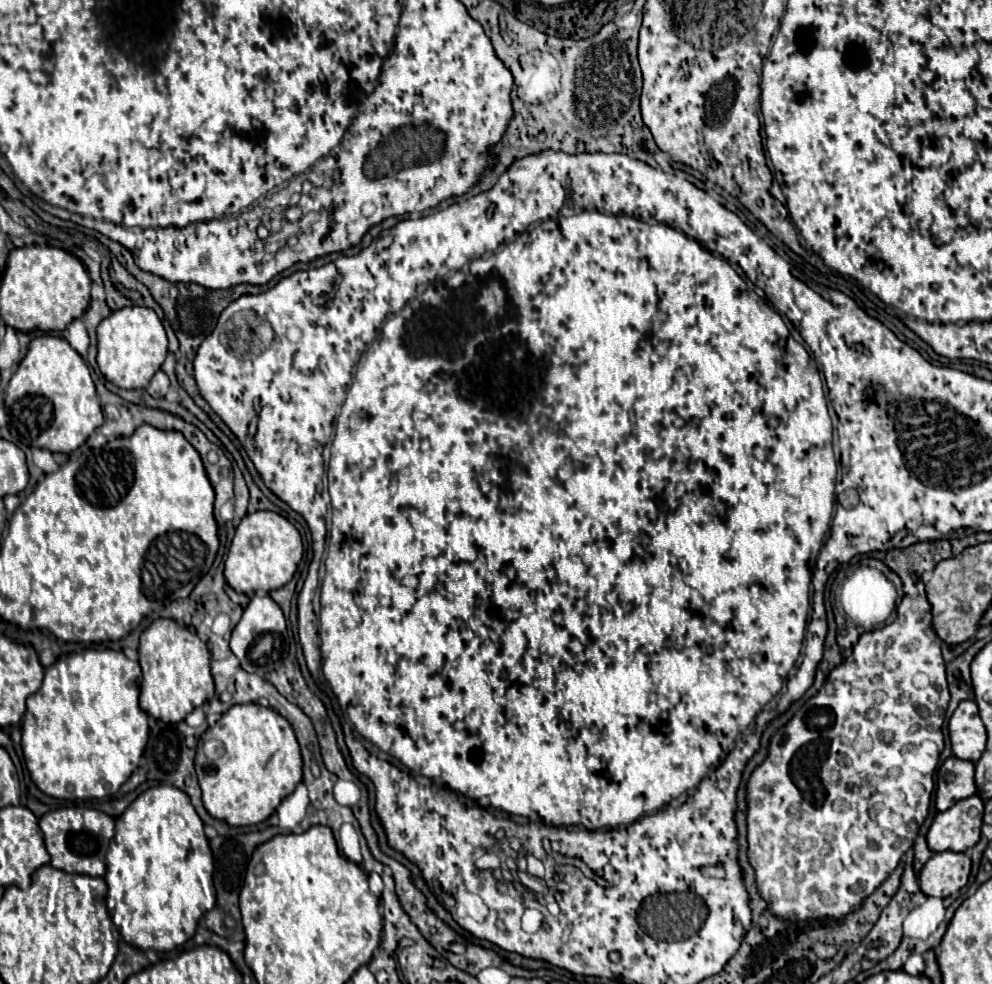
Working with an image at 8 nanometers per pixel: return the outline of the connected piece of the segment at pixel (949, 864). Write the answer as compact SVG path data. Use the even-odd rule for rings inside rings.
M938 852L922 868L918 882L926 896L946 898L966 886L970 876L970 856L958 852Z

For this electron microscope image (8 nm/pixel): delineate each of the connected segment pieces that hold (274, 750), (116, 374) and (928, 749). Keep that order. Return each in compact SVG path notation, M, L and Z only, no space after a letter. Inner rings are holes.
M234 704L228 712L222 714L216 726L200 738L200 744L208 738L218 738L224 744L224 754L212 762L206 758L202 748L196 752L196 774L202 788L202 802L214 818L226 820L230 826L250 826L266 820L282 802L282 798L292 794L296 784L302 780L300 744L288 720L274 708L264 708L260 704Z
M120 308L110 312L108 318L104 318L98 328L98 366L100 372L116 386L132 390L132 388L144 388L148 386L154 372L162 366L166 354L168 354L168 338L166 330L158 318L158 314L152 308Z
M924 582L916 584L916 594L904 596L898 608L898 618L874 632L864 632L862 634L862 662L858 660L848 660L836 666L828 680L832 682L832 694L826 694L826 688L820 688L818 694L814 694L808 704L804 704L800 710L794 712L792 720L778 728L778 732L770 738L768 744L768 756L760 766L754 768L754 772L748 778L746 784L746 840L748 840L748 862L754 868L756 874L756 888L758 894L766 902L766 910L772 912L778 920L784 922L802 922L802 920L842 920L844 916L856 912L860 904L894 872L898 866L900 858L904 856L906 850L914 846L914 840L918 836L920 826L924 824L928 816L928 806L930 806L930 796L934 790L934 770L940 760L940 752L944 748L944 718L946 718L946 708L950 700L948 692L948 682L946 682L946 668L944 660L940 654L940 644L942 640L938 638L934 624L932 624L932 606L926 598ZM880 730L890 730L894 740L888 744L882 744L878 740Z

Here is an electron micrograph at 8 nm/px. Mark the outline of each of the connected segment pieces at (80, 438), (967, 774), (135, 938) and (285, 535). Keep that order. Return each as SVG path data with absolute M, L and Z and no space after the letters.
M38 336L30 342L28 354L20 362L14 376L10 378L4 402L6 402L10 432L22 444L46 448L50 452L64 452L64 454L72 452L78 446L82 446L98 426L102 426L102 408L100 408L100 400L96 394L90 370L82 360L82 356L64 338L58 338L58 336Z
M950 756L938 770L938 788L936 788L936 808L940 812L952 808L958 800L970 798L976 794L974 782L974 764Z
M158 784L154 788L148 788L124 810L122 816L116 818L116 834L106 854L106 906L120 936L128 944L140 950L152 948L156 952L168 952L190 940L196 932L198 920L214 908L216 890L212 874L214 858L210 842L204 834L204 822L190 804L188 794L178 790L176 786Z
M258 510L254 514L246 514L236 528L234 540L228 550L224 576L226 582L242 594L252 594L256 590L276 590L288 584L302 560L302 536L300 532L280 514Z

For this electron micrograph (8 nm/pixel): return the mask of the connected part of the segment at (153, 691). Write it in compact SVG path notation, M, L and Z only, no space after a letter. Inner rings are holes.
M156 618L140 636L138 662L142 666L140 708L158 720L180 722L214 696L210 648L192 628L180 626L168 618Z

